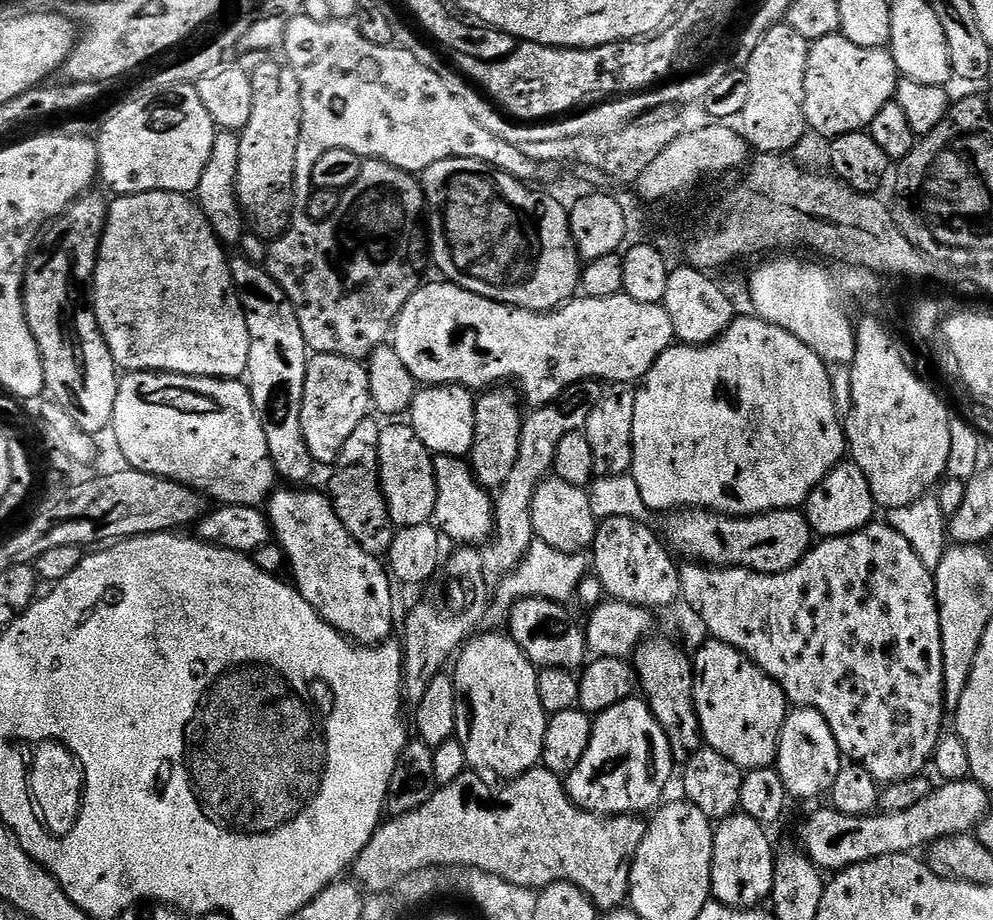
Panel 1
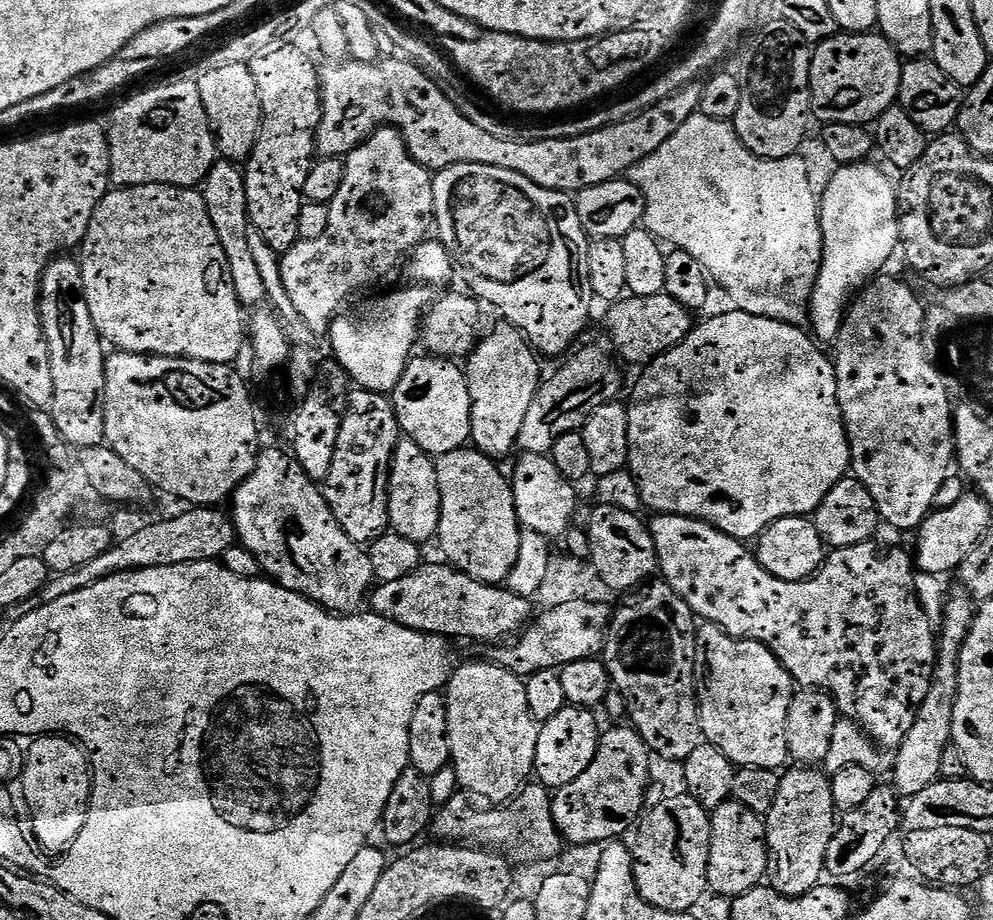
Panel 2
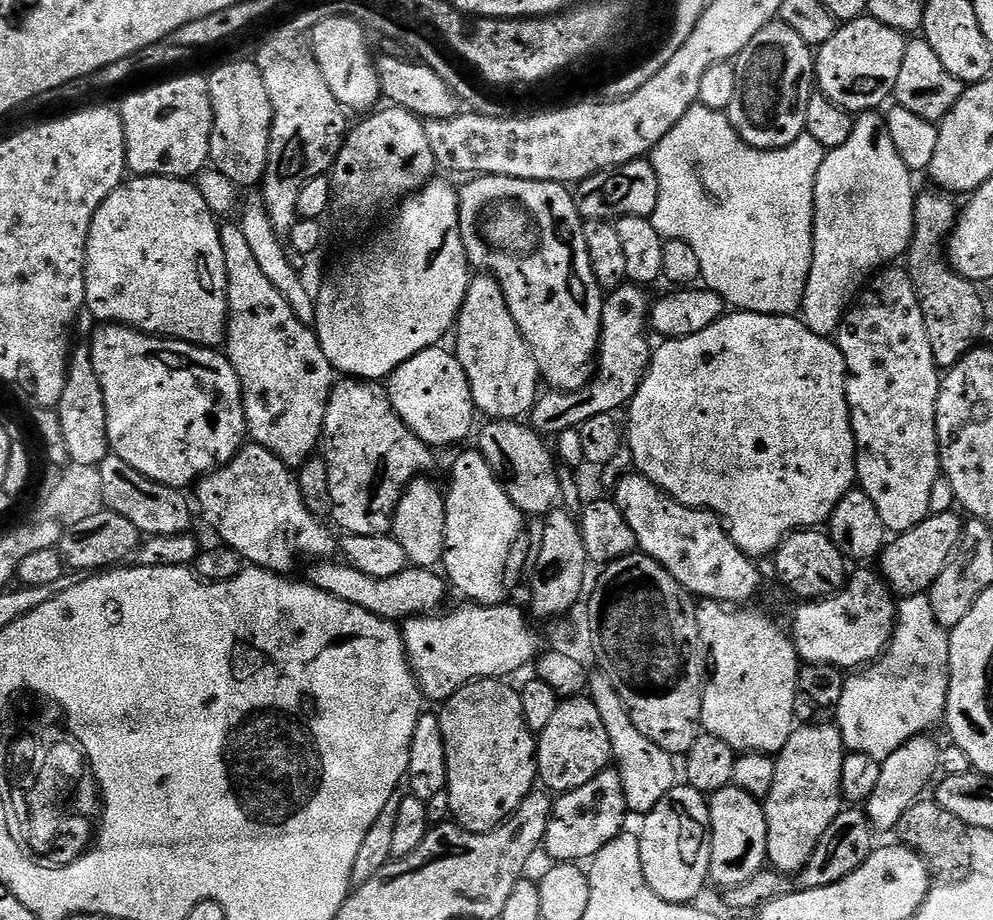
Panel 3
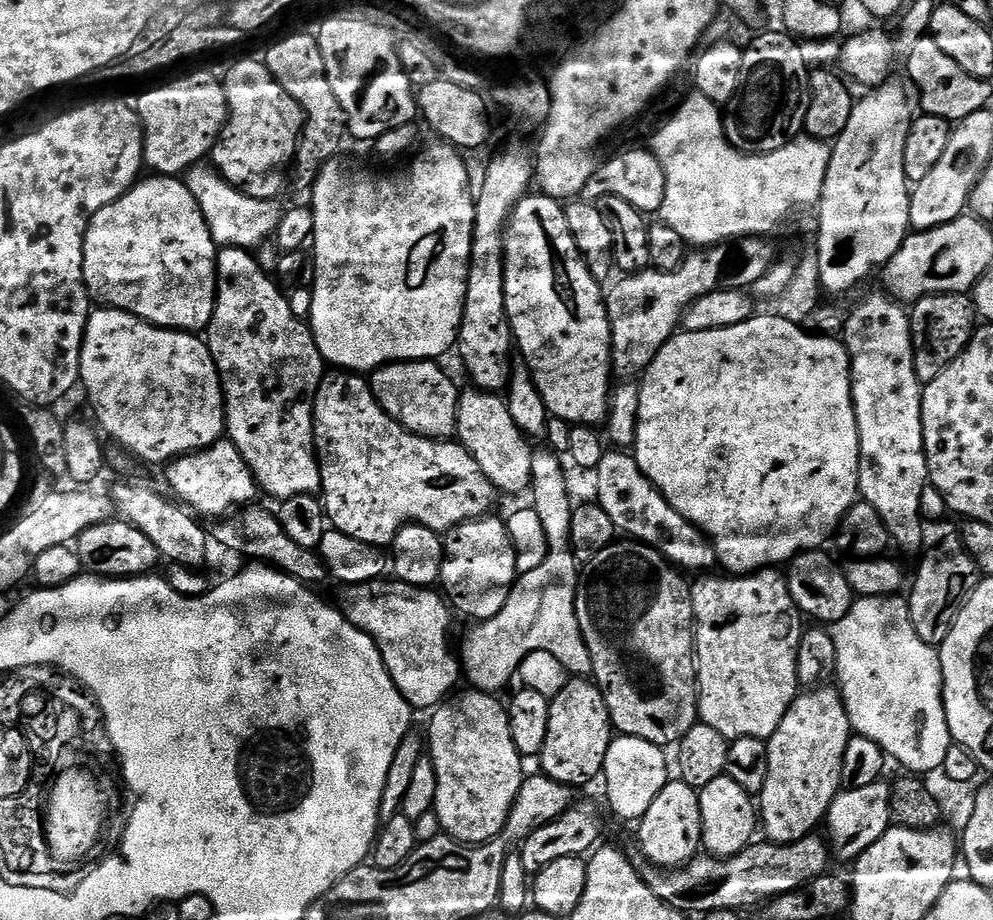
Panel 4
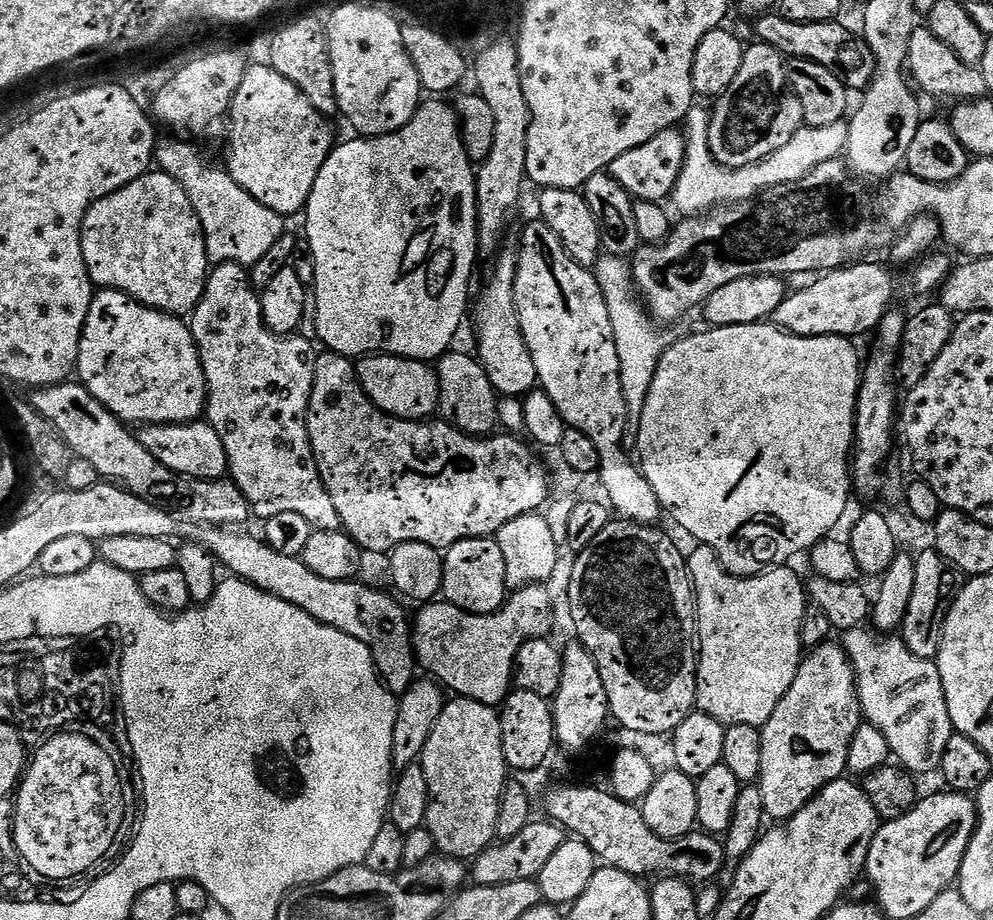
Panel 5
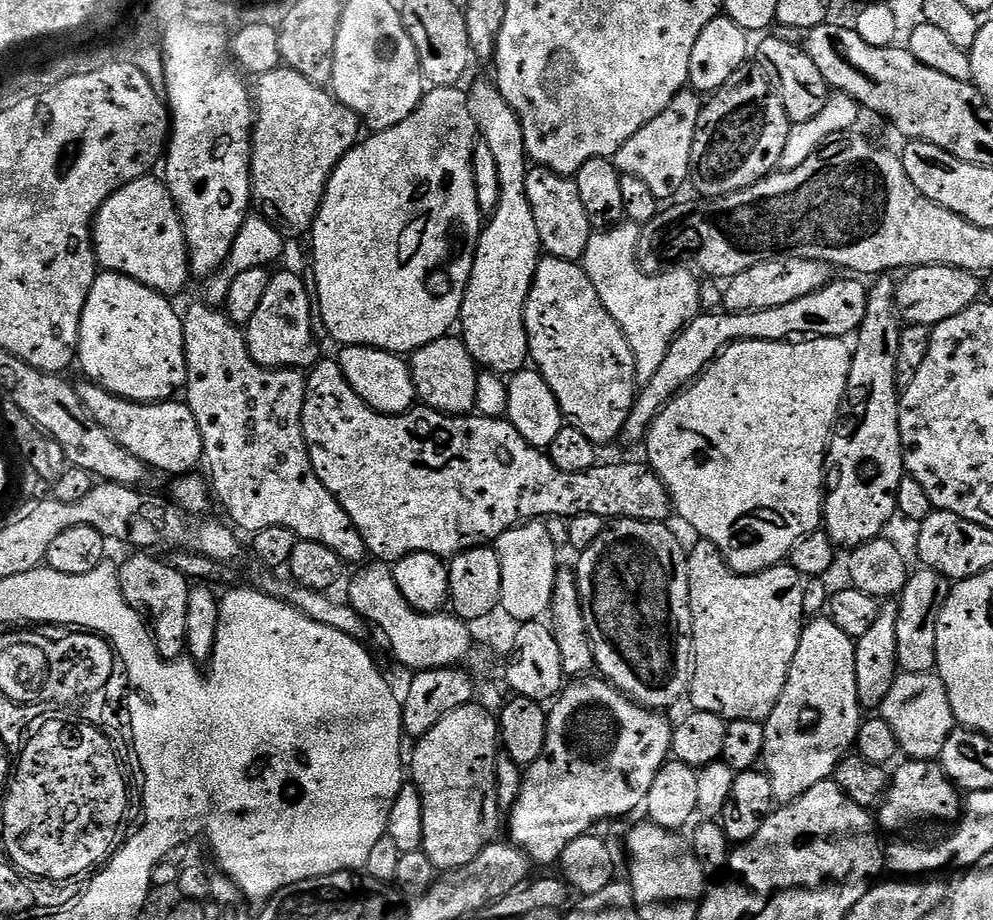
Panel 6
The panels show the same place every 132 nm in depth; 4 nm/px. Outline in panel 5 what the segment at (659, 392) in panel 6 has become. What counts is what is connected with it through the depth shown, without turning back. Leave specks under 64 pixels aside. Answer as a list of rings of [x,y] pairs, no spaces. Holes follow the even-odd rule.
[[[856,262],[851,266],[823,273],[817,284],[800,288],[778,306],[774,323],[793,336],[847,336],[857,338],[863,332],[879,329],[880,319],[893,307],[896,284],[880,264]]]

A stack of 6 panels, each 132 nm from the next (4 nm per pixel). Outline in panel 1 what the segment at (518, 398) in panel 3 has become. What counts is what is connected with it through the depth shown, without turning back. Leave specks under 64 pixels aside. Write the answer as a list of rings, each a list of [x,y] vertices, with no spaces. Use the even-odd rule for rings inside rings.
[[[496,386],[483,393],[484,397],[476,400],[474,414],[474,442],[470,453],[472,473],[484,488],[498,490],[510,478],[510,470],[514,470],[514,462],[518,462],[518,446],[525,417],[520,416],[520,408],[516,405],[517,393],[508,386]]]

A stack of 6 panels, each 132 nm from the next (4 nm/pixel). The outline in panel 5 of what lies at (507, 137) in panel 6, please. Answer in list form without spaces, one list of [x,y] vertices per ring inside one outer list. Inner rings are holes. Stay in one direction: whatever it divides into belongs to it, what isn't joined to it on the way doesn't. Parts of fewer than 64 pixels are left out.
[[[501,247],[495,257],[496,269],[492,272],[492,281],[484,292],[484,309],[480,312],[480,321],[476,324],[476,340],[480,343],[478,359],[486,370],[486,378],[501,397],[523,398],[537,387],[534,370],[534,358],[526,346],[522,326],[516,309],[516,261],[518,252],[515,247]]]

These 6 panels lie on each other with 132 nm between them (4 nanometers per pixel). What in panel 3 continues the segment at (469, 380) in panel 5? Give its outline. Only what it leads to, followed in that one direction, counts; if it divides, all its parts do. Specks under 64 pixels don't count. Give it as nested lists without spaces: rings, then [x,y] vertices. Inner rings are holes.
[[[494,420],[485,425],[480,432],[478,450],[486,462],[490,462],[510,502],[514,502],[514,506],[518,506],[528,518],[540,518],[553,511],[560,499],[556,473],[558,464],[553,449],[544,445],[545,437],[520,420]]]

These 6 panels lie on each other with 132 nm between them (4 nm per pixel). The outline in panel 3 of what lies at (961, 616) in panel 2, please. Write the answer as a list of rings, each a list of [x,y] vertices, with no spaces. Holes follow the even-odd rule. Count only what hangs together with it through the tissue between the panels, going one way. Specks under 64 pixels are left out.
[[[931,735],[915,736],[910,742],[898,746],[894,754],[882,761],[878,774],[878,786],[874,786],[874,794],[866,802],[868,820],[873,829],[895,829],[897,822],[910,810],[910,806],[925,795],[924,787],[933,783],[932,775],[940,768],[941,745],[931,740]]]

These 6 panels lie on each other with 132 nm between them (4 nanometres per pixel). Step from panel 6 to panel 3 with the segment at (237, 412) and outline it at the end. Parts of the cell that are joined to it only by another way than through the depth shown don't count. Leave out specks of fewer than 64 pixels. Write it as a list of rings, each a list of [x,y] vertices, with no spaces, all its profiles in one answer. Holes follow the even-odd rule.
[[[239,223],[224,224],[220,230],[222,254],[226,258],[228,275],[228,331],[226,355],[240,379],[244,399],[244,417],[251,443],[266,446],[289,468],[299,469],[312,459],[324,435],[326,406],[332,393],[334,369],[320,348],[320,339],[309,325],[295,316],[289,302],[274,288],[254,258]]]

